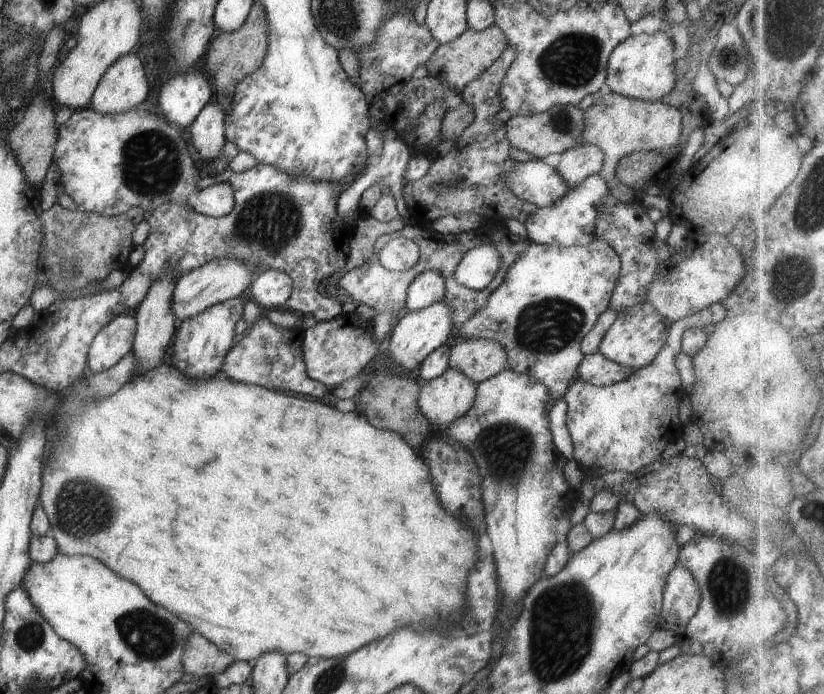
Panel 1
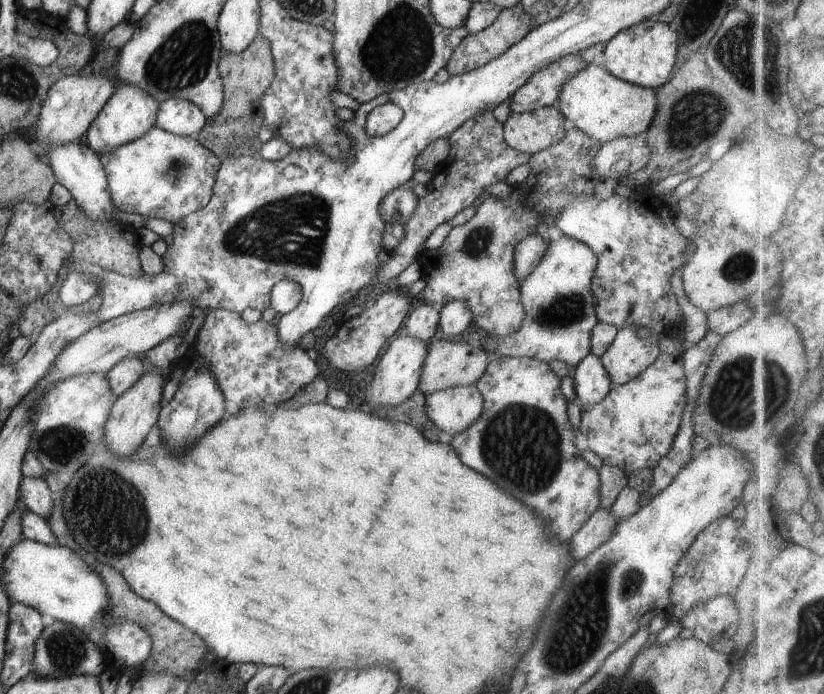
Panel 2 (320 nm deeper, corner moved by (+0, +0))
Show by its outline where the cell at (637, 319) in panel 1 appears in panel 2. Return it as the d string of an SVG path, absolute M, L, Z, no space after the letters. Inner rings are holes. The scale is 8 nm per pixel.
M625 327L618 330L614 342L600 357L613 387L636 378L661 353L658 333L651 331L648 338L639 338L635 329L636 327Z

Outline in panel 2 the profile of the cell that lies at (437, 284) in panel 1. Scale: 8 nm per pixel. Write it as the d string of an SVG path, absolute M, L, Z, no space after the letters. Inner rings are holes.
M423 300L423 303L418 304L416 309L406 317L404 333L409 337L430 343L440 335L439 312L437 307Z

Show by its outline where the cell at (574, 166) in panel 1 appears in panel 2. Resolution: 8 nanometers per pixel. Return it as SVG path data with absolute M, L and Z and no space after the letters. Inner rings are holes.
M644 135L618 137L605 142L593 158L593 167L600 178L625 182L632 173L651 160L651 148Z

